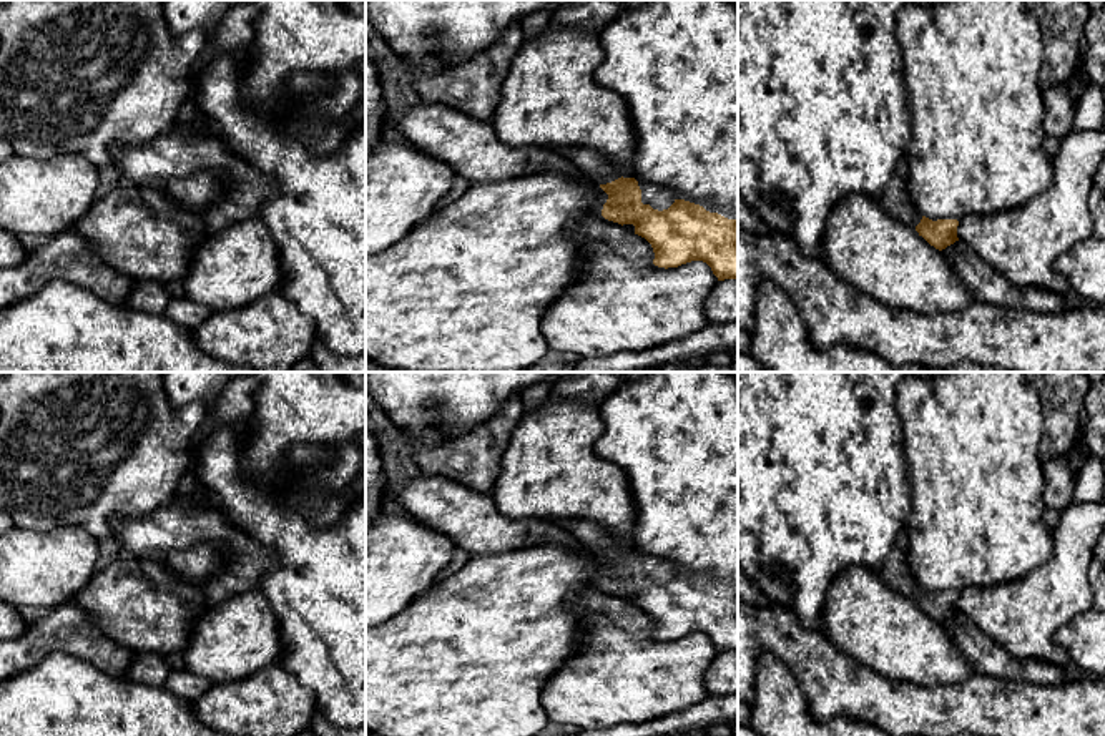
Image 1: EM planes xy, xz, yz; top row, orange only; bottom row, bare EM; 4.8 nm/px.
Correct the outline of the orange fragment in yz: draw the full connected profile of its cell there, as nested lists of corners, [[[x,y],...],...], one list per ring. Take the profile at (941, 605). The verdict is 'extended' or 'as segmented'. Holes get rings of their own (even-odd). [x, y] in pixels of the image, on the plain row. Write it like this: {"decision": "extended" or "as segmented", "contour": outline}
{"decision": "extended", "contour": [[[907,530],[896,535],[891,552],[877,573],[891,588],[914,600],[931,618],[942,623],[959,613],[957,591],[926,590],[911,573],[907,565]]]}

